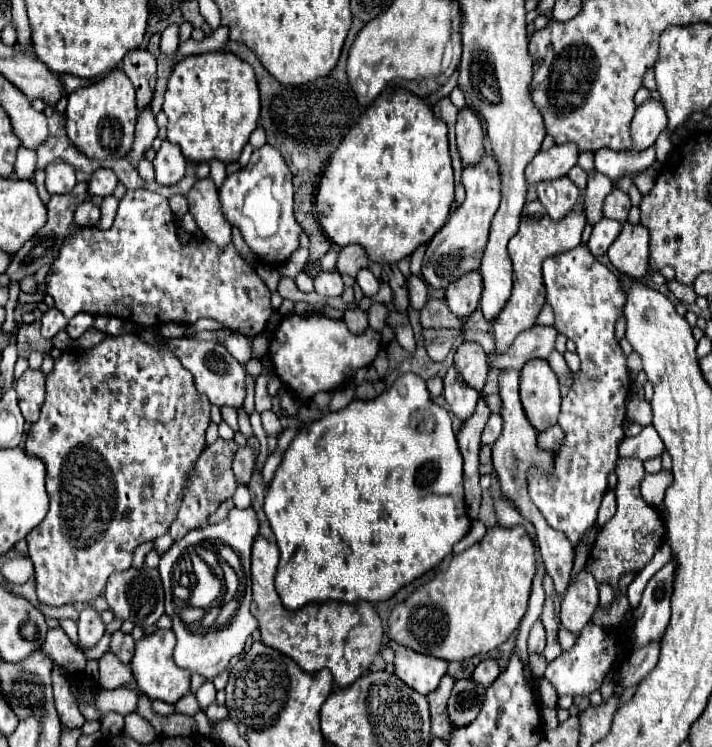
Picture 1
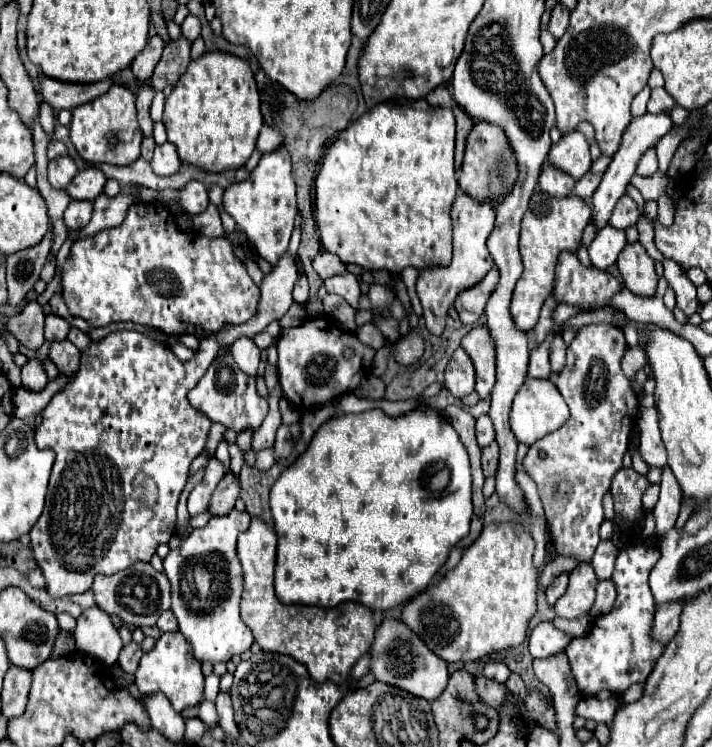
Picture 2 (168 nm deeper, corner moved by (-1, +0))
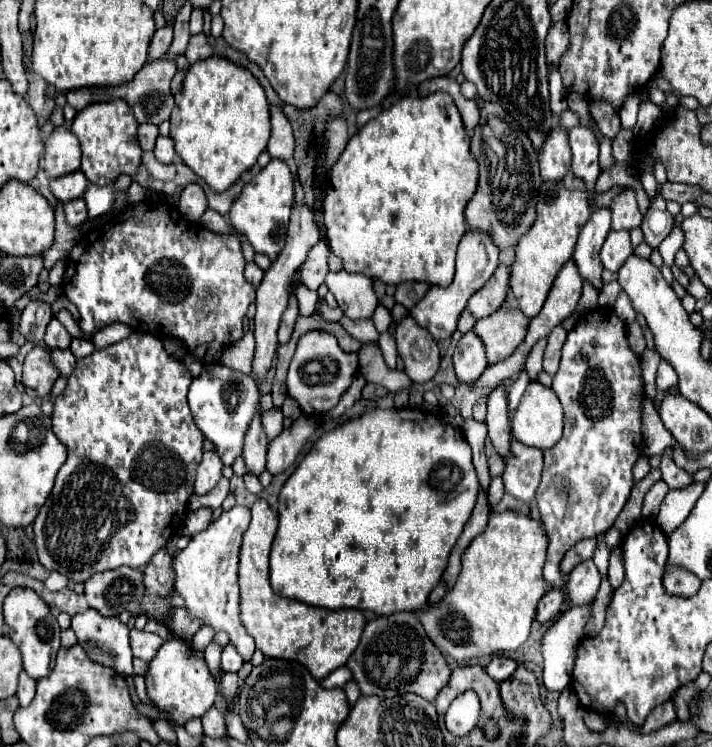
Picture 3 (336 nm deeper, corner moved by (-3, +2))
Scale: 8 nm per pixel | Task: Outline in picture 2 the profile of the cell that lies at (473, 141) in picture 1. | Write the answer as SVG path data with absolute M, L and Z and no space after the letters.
M479 120L473 126L467 140L463 163L459 171L459 188L467 196L475 196L475 200L479 202L489 200L495 208L499 204L499 198L503 196L503 190L515 186L515 178L517 178L515 156L511 154L511 144L507 142L503 128L495 126L493 122Z

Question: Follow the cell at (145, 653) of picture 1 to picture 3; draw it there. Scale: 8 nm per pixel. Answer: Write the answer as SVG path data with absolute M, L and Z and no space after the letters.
M179 636L165 640L155 658L149 662L149 668L145 672L145 686L149 698L159 708L169 712L171 718L179 724L185 724L189 718L201 718L217 698L217 682L211 676L205 658L195 656L189 650L189 644Z

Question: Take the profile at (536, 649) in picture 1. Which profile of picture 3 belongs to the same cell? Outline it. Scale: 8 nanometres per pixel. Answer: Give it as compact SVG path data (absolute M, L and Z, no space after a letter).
M577 606L563 612L541 638L543 656L543 684L549 690L561 692L571 682L575 654L579 642L585 638L585 624L589 620L589 606Z

